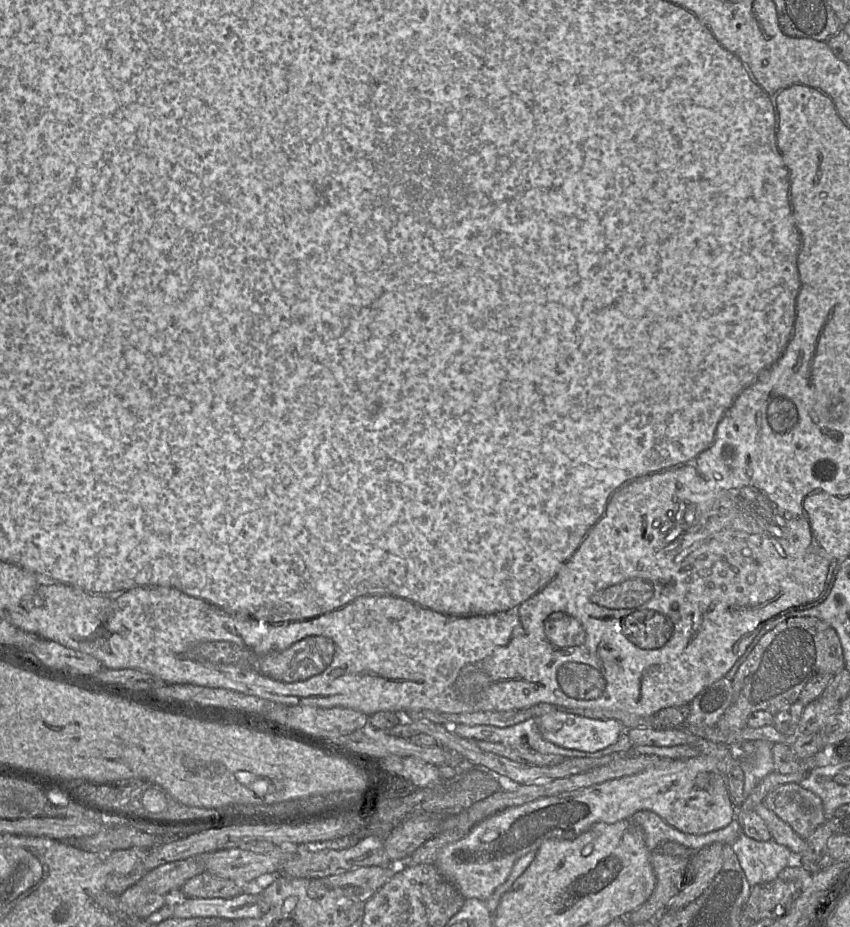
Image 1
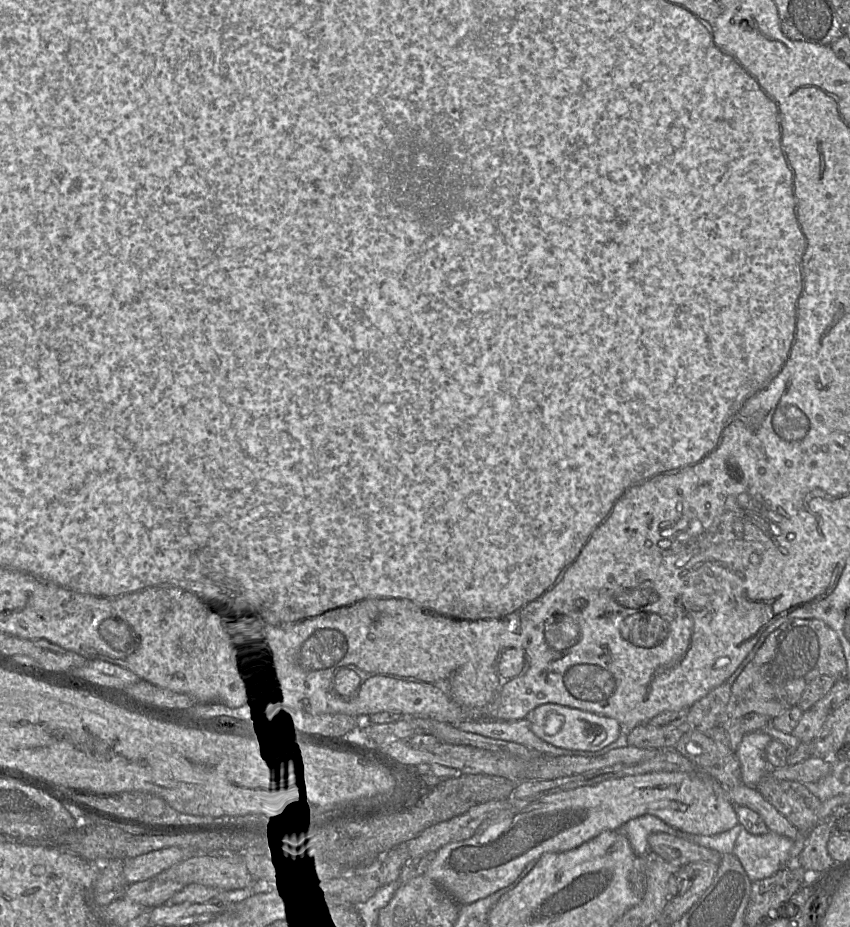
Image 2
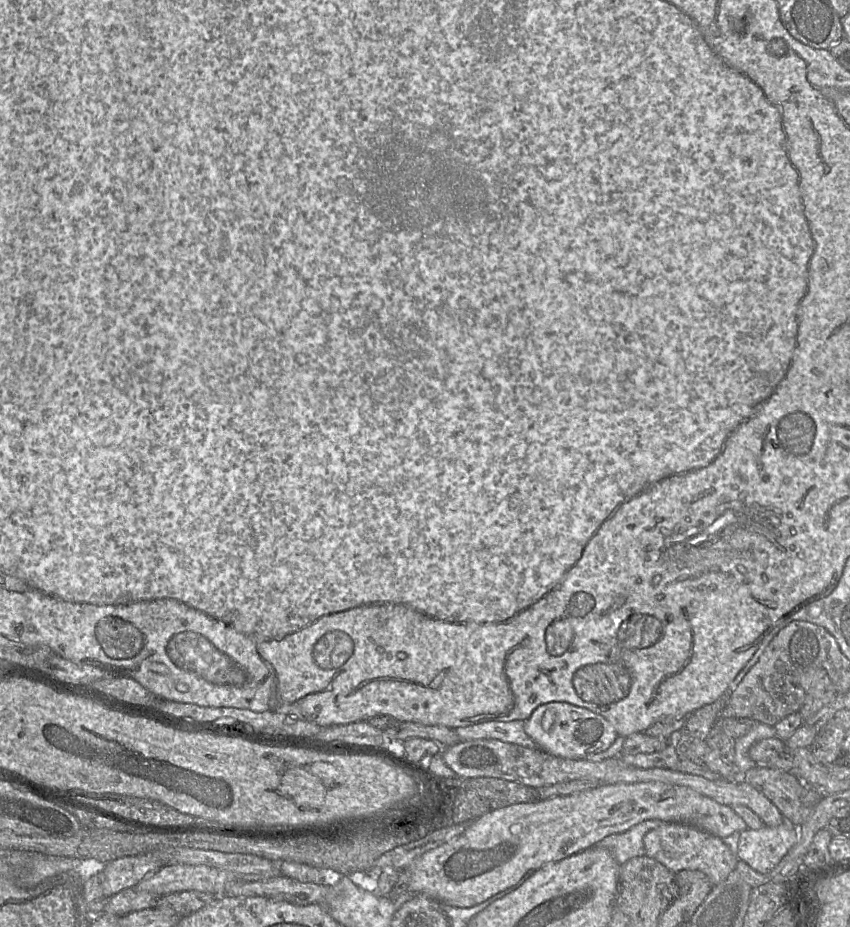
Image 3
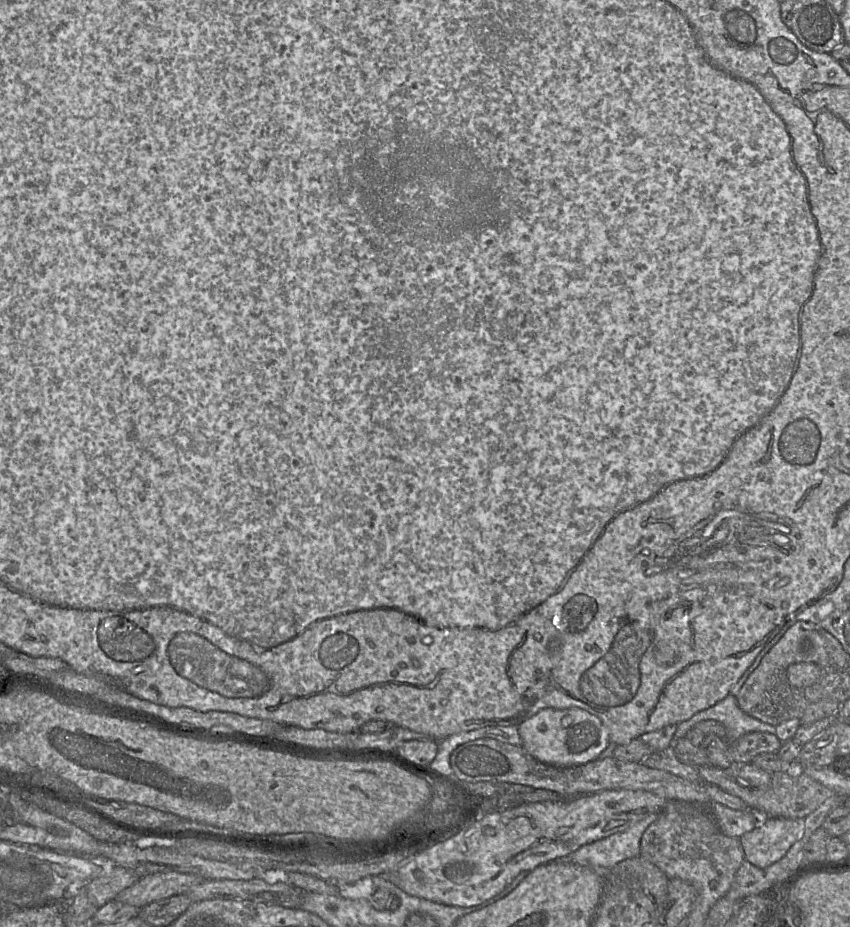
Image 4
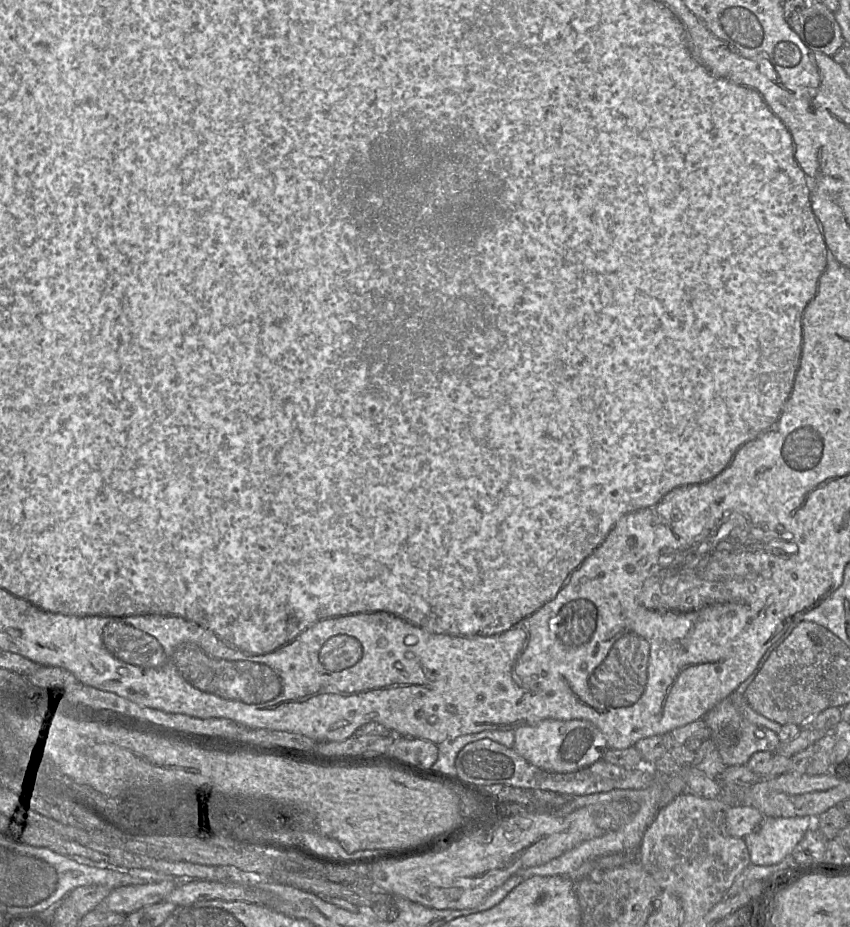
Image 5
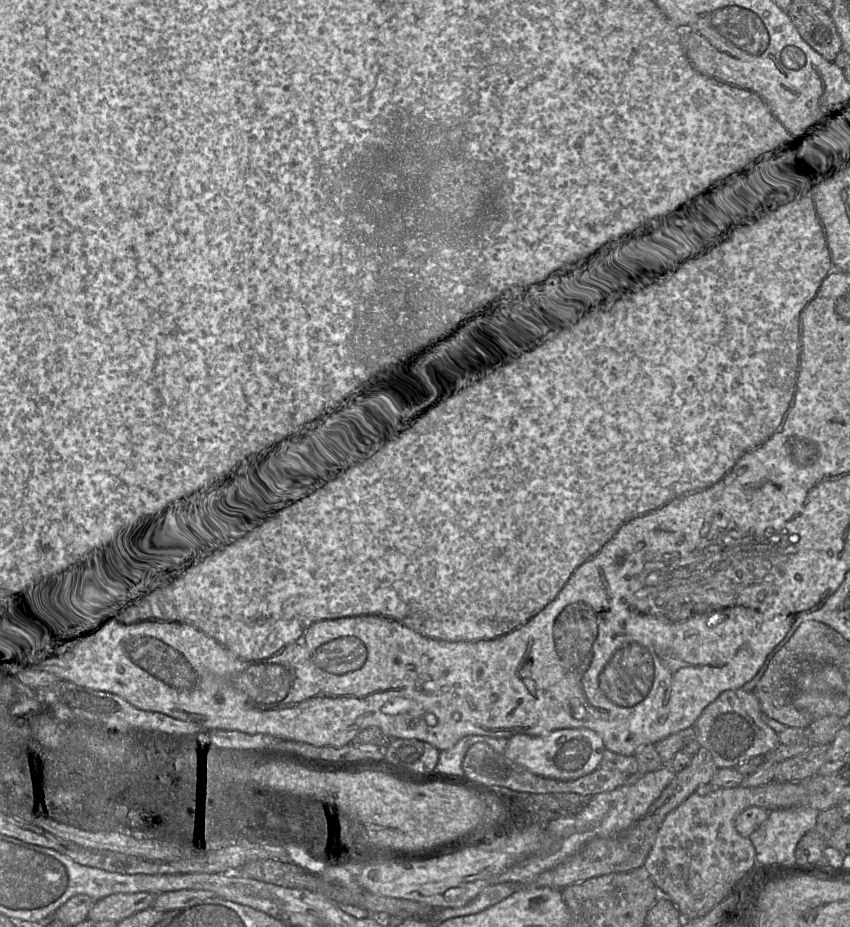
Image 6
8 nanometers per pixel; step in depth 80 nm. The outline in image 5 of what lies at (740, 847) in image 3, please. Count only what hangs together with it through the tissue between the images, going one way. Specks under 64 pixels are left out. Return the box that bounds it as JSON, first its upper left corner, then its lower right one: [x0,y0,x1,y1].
[743,817,817,866]

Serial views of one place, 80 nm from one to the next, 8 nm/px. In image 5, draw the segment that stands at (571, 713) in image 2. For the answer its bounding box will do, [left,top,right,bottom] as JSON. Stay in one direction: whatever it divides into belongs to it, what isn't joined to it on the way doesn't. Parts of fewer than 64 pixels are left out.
[513,719,608,773]

